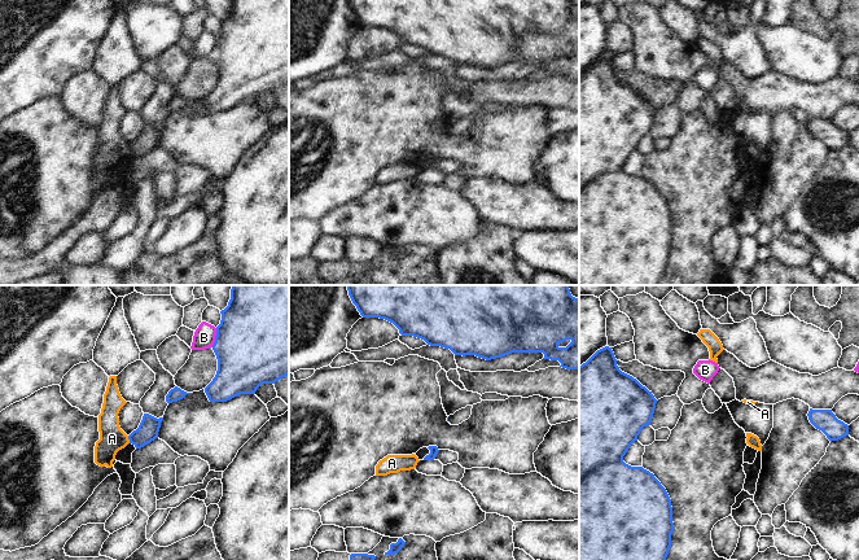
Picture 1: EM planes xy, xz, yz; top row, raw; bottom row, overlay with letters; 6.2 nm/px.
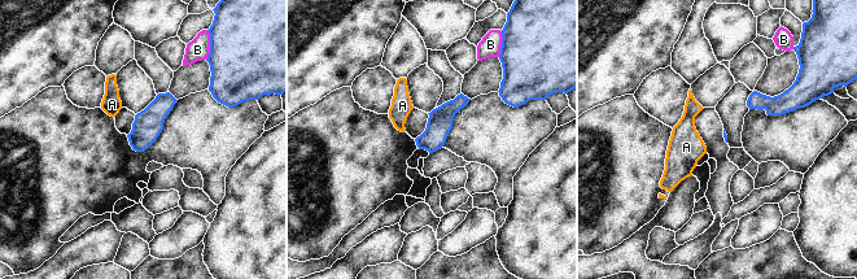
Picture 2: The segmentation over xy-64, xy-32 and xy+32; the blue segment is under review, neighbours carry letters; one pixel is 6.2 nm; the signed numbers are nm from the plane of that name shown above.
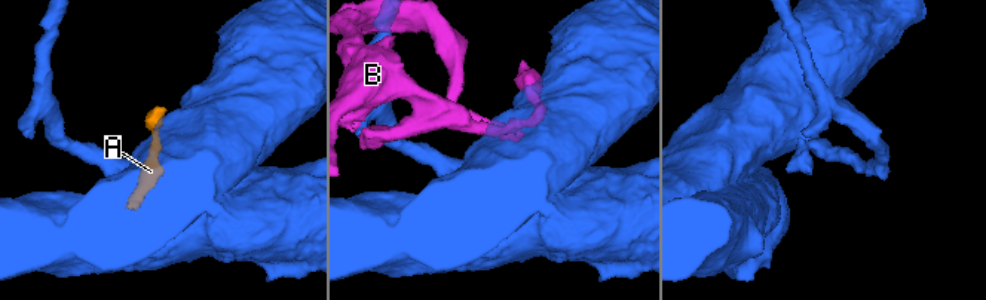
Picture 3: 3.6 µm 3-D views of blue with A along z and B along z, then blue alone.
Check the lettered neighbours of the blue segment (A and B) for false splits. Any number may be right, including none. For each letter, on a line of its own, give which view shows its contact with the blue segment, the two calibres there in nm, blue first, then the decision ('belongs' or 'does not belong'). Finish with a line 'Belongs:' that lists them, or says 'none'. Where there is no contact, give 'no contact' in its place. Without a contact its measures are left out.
A: xy | 130/160 nm | does not belong
B: xy | 500/130 nm | does not belong
Belongs: none

